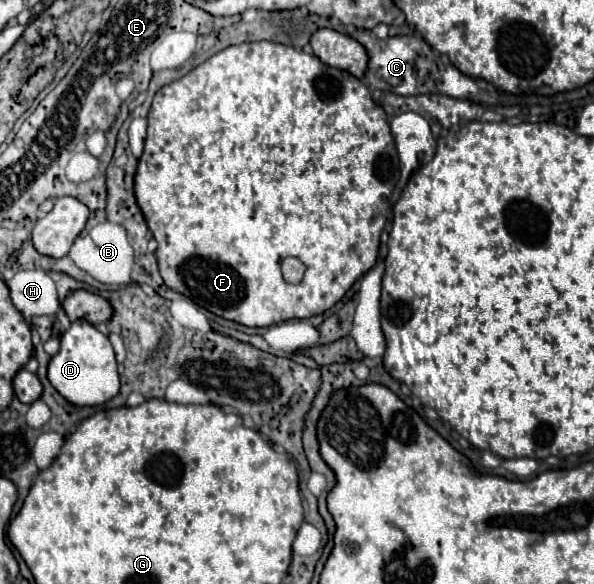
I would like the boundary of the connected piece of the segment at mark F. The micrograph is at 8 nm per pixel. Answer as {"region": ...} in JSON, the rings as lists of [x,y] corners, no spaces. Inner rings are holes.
{"region":[[[258,41],[222,49],[220,53],[212,55],[202,65],[194,67],[190,73],[162,87],[154,95],[152,109],[148,113],[148,135],[144,141],[144,153],[138,161],[136,171],[136,199],[140,209],[144,211],[146,223],[154,239],[158,241],[158,267],[164,283],[170,289],[186,295],[196,305],[208,309],[218,317],[230,319],[246,327],[270,327],[288,319],[308,319],[328,311],[346,295],[346,291],[354,285],[358,277],[362,277],[374,267],[378,259],[380,233],[386,223],[384,209],[398,179],[400,161],[386,111],[380,103],[372,99],[360,79],[352,77],[348,71],[322,63],[318,57],[308,55],[302,49]],[[288,255],[300,257],[306,265],[306,273],[300,285],[288,285],[282,279],[280,261]]]}

